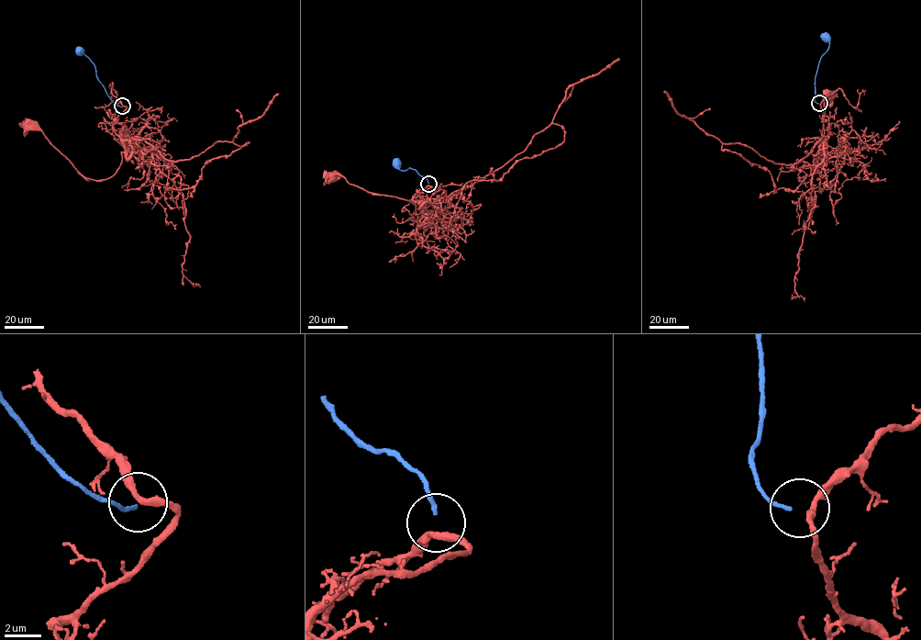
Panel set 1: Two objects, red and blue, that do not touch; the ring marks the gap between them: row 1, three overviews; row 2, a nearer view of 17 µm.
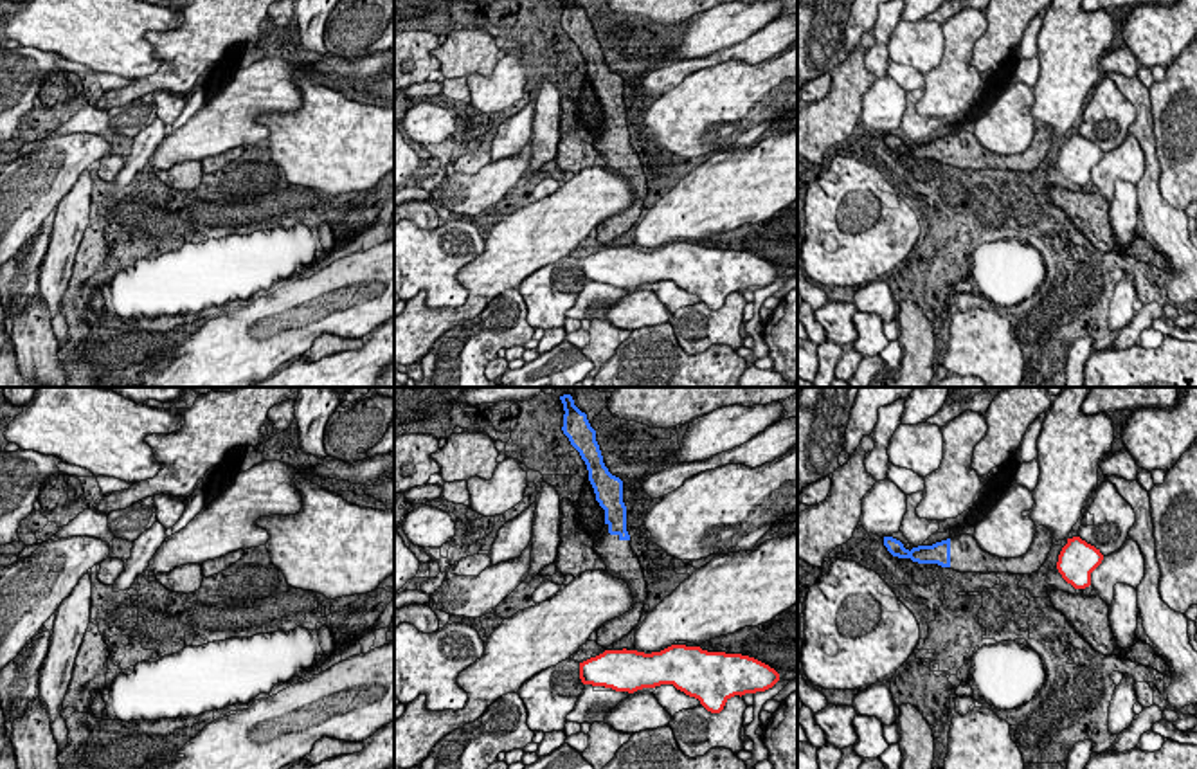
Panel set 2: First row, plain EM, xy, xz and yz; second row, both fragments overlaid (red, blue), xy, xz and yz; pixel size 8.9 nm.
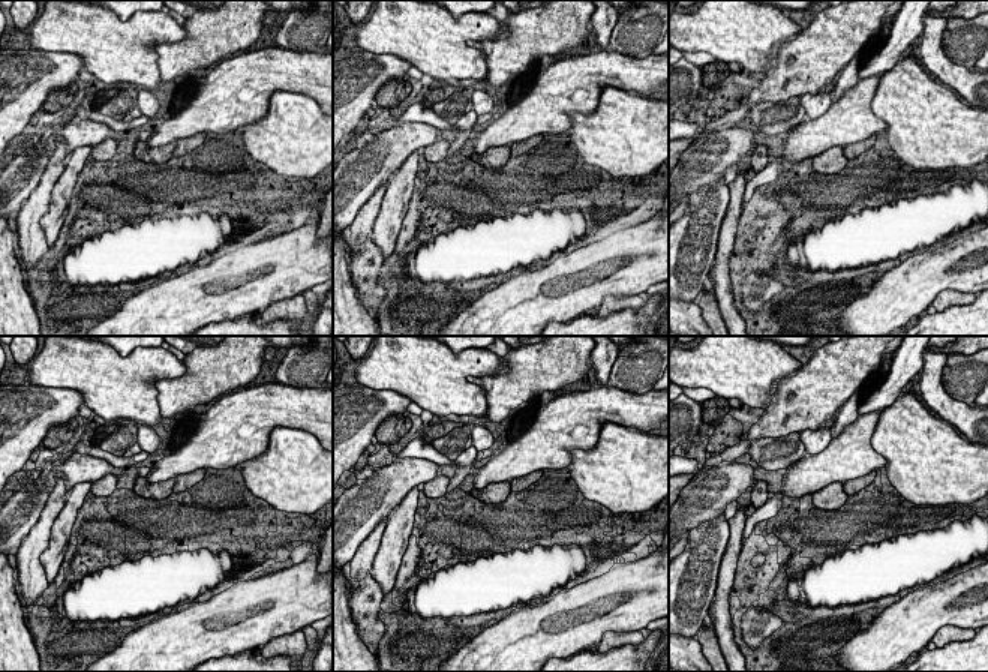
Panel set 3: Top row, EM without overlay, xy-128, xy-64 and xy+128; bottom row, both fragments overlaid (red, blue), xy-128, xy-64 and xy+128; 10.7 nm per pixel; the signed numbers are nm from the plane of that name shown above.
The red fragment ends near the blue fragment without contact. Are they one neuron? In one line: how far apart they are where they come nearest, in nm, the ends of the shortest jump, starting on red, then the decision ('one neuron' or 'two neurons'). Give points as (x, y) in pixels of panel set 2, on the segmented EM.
950 nm | yz (1057, 562), (949, 562) | two neurons

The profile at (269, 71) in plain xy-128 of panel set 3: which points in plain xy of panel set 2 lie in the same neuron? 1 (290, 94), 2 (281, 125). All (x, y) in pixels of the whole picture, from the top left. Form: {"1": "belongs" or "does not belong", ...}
{"1": "belongs", "2": "does not belong"}

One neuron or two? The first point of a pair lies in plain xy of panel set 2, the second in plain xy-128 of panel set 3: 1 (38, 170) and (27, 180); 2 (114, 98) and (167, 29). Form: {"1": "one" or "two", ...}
{"1": "one", "2": "two"}

